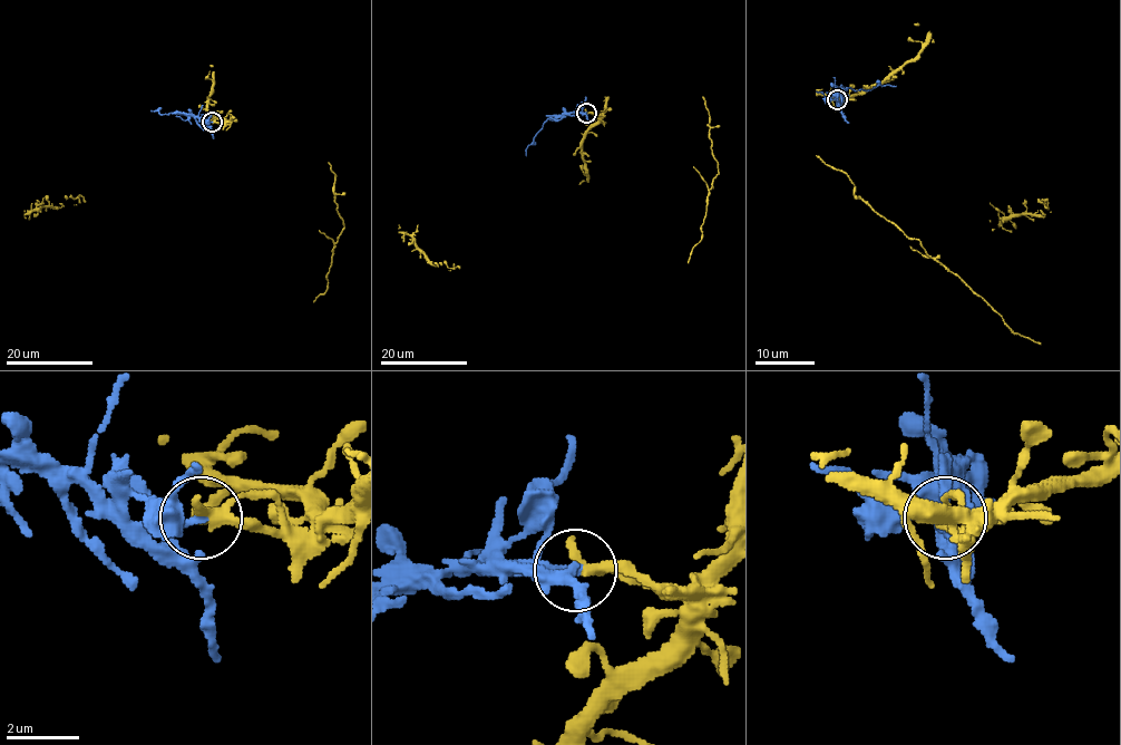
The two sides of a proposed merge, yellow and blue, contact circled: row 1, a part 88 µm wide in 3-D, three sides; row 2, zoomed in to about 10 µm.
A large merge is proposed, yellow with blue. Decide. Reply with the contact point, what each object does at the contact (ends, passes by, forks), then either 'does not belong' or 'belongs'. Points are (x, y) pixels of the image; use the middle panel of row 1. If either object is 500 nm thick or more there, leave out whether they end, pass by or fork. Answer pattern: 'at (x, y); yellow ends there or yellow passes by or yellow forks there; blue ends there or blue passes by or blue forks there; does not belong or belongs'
at (586, 113); yellow passes by; blue ends there; does not belong

